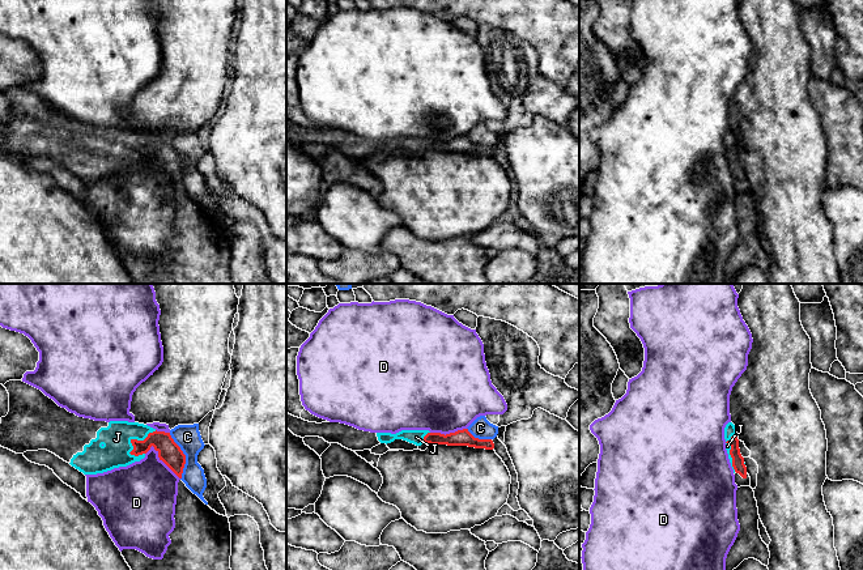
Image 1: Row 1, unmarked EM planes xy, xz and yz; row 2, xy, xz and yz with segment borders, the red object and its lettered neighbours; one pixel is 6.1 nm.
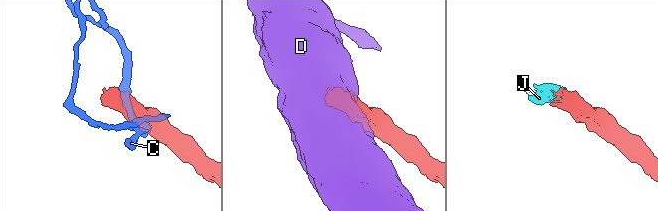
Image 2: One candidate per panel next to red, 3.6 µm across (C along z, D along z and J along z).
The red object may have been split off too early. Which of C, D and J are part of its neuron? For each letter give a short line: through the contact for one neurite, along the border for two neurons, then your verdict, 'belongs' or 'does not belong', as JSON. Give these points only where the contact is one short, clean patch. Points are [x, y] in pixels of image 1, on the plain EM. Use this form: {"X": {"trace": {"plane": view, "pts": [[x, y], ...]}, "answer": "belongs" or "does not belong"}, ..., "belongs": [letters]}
{"C": {"trace": {"plane": "xy", "pts": [[169, 140], [185, 162], [181, 186]]}, "answer": "does not belong"}, "D": {"trace": {"plane": "xy", "pts": [[152, 152], [157, 164], [179, 186]]}, "answer": "does not belong"}, "J": {"trace": {"plane": "xy", "pts": [[169, 158], [157, 147], [136, 147], [120, 147], [117, 144]]}, "answer": "belongs"}, "belongs": ["J"]}

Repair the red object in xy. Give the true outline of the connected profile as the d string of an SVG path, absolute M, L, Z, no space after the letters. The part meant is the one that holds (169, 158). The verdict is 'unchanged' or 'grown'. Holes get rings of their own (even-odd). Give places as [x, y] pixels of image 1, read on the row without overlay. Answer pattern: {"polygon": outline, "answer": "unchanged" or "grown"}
{"polygon": "M9 88L4 92L9 101L9 119L1 124L0 153L16 161L47 157L84 182L97 182L119 174L127 174L145 165L153 153L162 167L179 186L182 186L186 162L174 149L170 140L128 128L94 128L78 124L59 114L41 97L22 89Z", "answer": "grown"}

